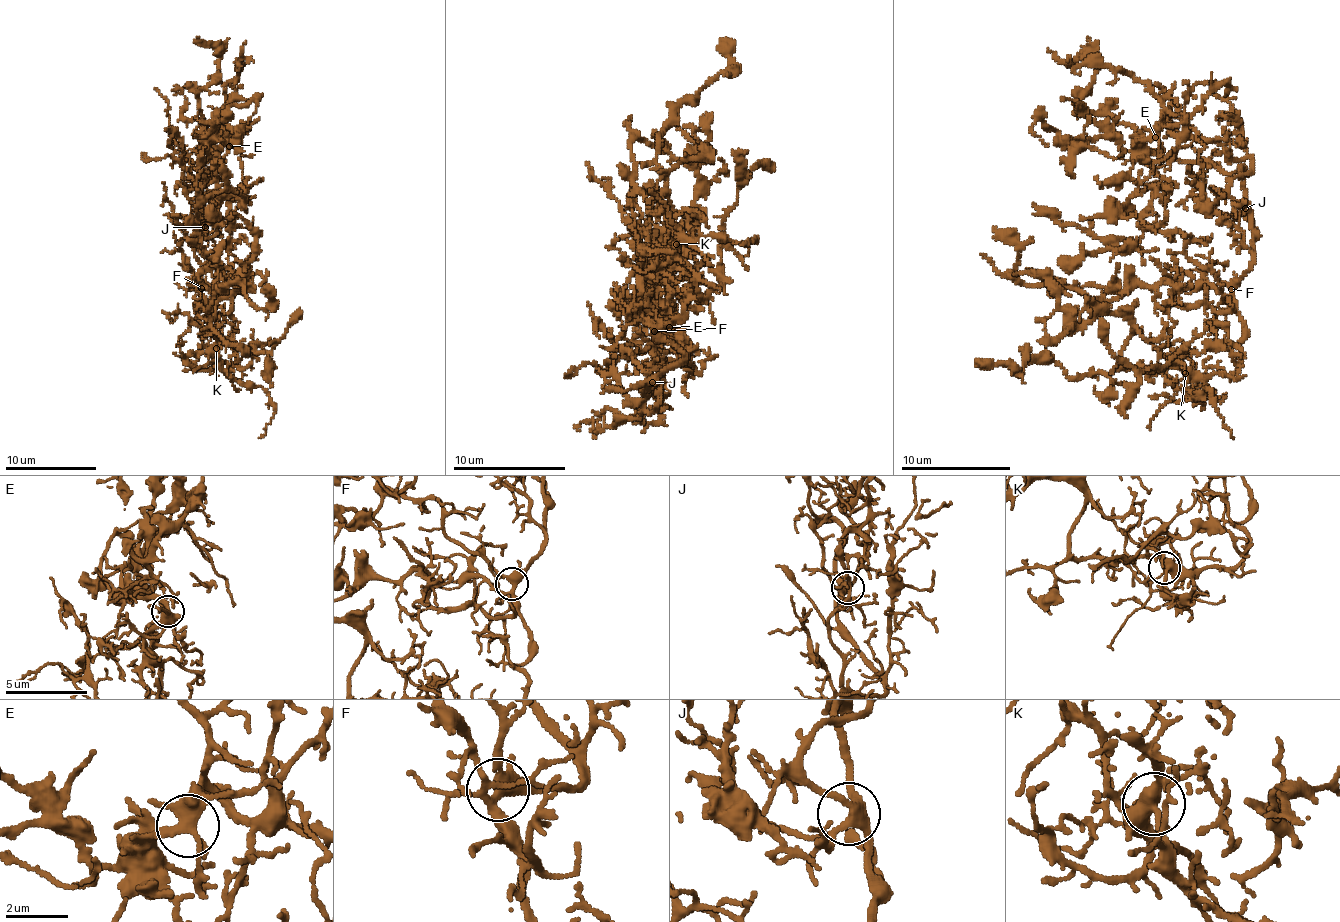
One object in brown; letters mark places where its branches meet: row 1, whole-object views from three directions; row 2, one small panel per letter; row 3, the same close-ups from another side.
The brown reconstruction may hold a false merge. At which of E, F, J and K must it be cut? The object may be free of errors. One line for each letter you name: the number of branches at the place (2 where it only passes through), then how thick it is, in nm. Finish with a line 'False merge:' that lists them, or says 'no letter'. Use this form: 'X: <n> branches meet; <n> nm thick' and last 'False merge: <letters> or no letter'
False merge: no letter

